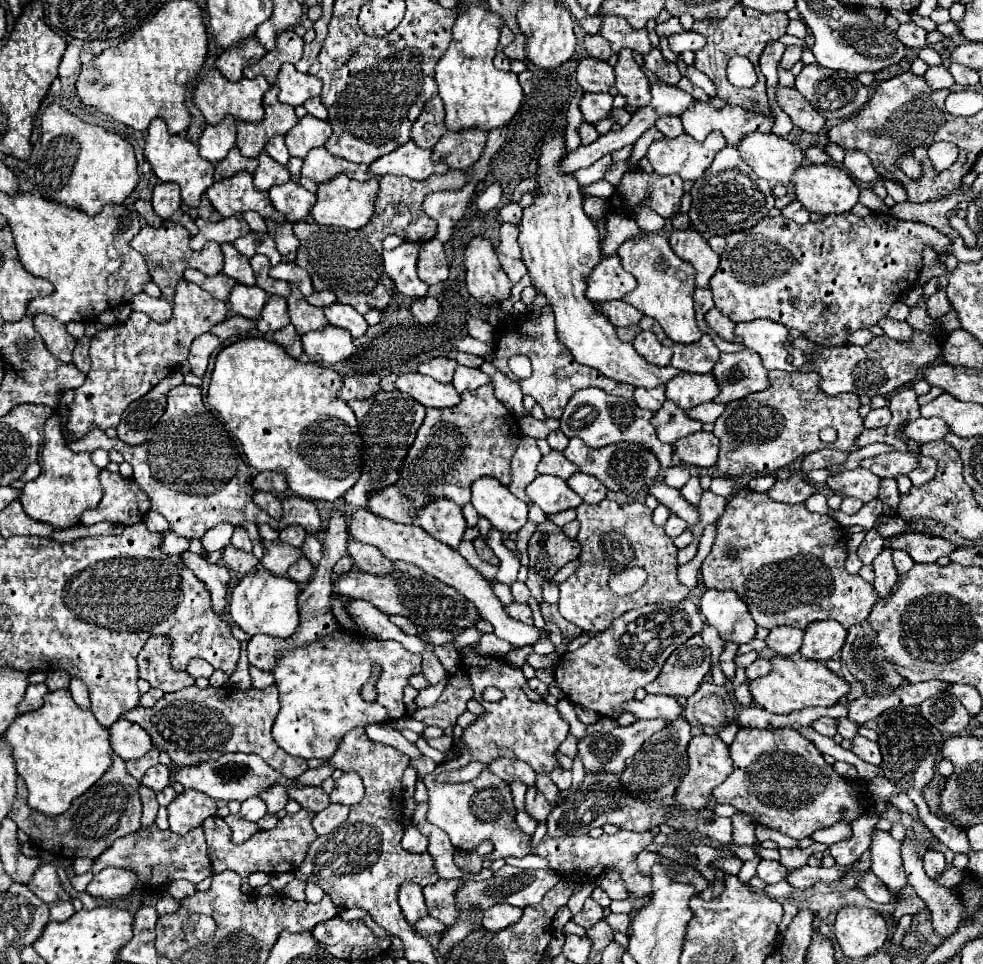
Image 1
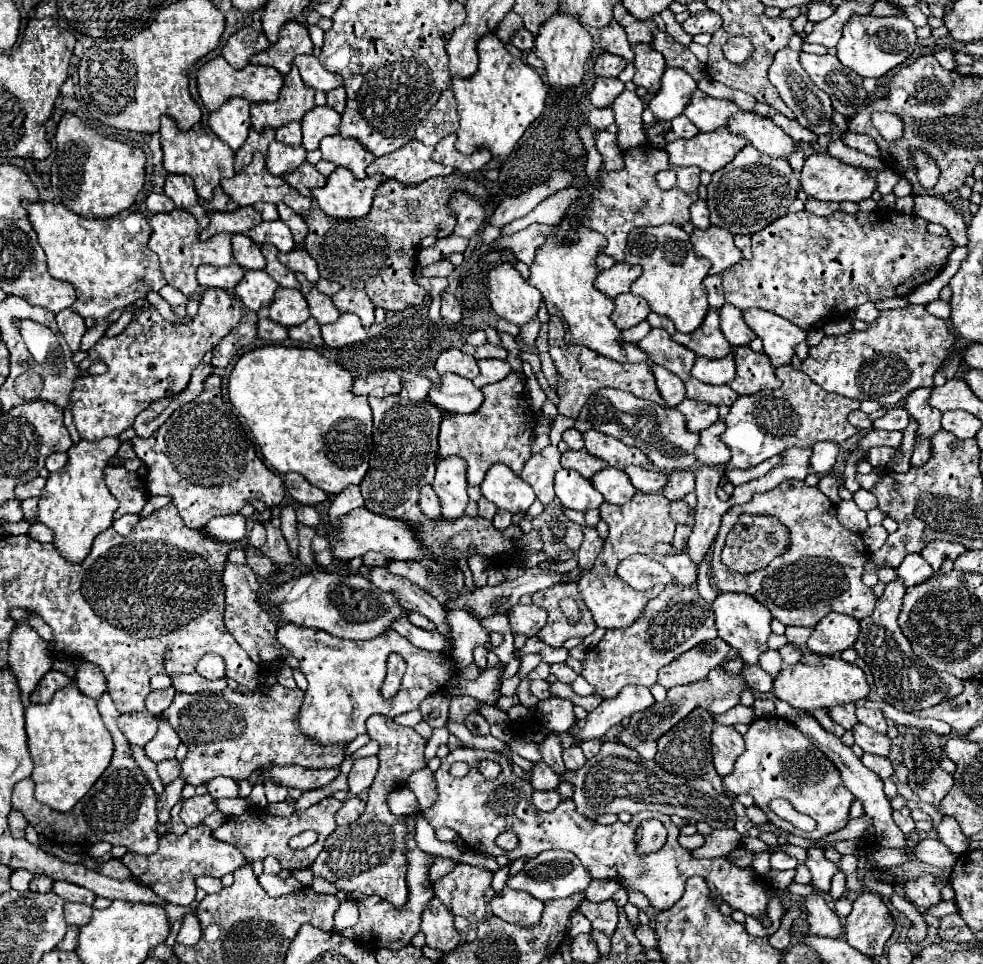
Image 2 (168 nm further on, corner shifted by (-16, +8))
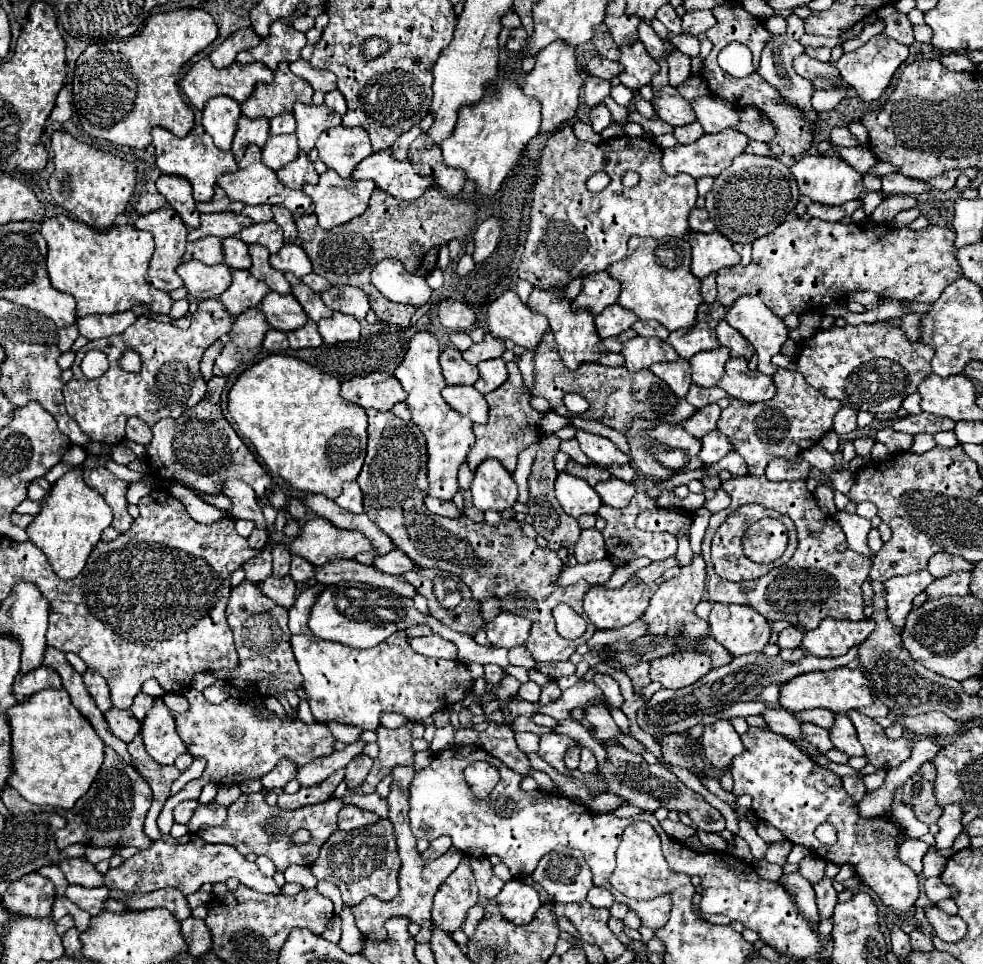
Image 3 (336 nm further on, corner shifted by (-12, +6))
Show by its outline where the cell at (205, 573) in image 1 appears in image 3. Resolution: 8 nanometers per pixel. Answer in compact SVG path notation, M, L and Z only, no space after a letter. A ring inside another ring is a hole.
M250 580L240 582L232 588L230 600L226 606L228 626L234 632L236 650L240 656L240 666L234 670L218 670L216 678L228 680L240 690L256 690L262 696L284 694L284 690L296 690L302 686L302 674L298 670L294 652L290 648L290 630L288 630L288 612L276 606L274 600L264 596Z

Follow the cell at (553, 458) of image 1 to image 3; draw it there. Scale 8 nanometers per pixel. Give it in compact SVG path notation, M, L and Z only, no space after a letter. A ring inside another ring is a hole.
M568 460L568 464L566 464L564 470L568 474L574 474L574 476L584 478L590 486L596 486L598 482L610 478L610 472L606 468L600 468L600 466L582 466L582 464L576 464L574 460Z

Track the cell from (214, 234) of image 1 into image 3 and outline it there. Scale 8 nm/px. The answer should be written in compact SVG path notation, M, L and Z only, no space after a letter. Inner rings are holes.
M218 212L218 214L200 214L200 228L190 230L188 240L198 240L204 236L218 236L228 238L236 236L232 230L244 230L248 224L252 224L250 218L244 218L242 214L234 212Z

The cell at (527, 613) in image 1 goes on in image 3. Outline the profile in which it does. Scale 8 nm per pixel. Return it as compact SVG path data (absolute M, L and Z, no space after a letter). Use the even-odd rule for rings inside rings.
M500 612L492 622L486 624L488 642L492 646L504 646L504 648L522 646L530 636L530 626L532 622L524 616Z

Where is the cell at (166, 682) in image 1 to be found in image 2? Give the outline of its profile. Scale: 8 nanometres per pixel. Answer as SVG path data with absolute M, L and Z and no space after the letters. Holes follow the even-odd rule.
M188 674L188 676L172 676L172 686L176 688L176 692L188 692L188 694L196 694L196 692L214 692L220 694L226 688L226 680L206 680L200 678L200 674Z

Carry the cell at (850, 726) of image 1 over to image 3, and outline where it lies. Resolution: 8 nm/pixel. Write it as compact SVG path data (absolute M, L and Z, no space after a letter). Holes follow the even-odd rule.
M814 708L814 710L804 710L804 712L794 712L802 722L812 722L822 728L832 728L832 720L836 718L834 712L824 712L824 708Z

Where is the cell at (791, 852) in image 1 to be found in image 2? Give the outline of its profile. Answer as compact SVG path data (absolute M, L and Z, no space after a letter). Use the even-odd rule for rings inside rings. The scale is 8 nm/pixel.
M810 848L808 850L808 858L806 858L806 866L808 870L812 872L812 884L818 892L826 894L830 890L830 882L832 882L832 876L836 872L840 872L840 866L826 860L824 858L824 852L820 848Z

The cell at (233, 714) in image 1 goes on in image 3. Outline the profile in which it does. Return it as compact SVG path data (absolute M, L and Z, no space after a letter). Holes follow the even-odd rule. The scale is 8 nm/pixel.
M188 688L184 696L186 696L190 708L182 714L174 714L176 732L184 740L188 754L200 756L206 760L206 768L198 780L188 782L176 796L166 800L160 816L158 816L158 828L162 834L170 834L170 828L174 824L172 810L184 800L190 800L190 798L198 800L202 788L208 782L226 784L226 786L240 784L250 778L262 778L280 760L292 760L296 766L304 766L304 764L312 762L314 758L328 756L330 752L334 752L336 738L332 736L330 728L326 724L318 724L318 722L314 722L314 724L302 722L298 718L298 708L292 708L294 718L290 718L288 714L284 718L278 718L276 712L272 712L272 710L264 712L262 708L250 706L248 702L232 698L232 696L218 706L210 704L202 696L202 692L198 692L194 688Z

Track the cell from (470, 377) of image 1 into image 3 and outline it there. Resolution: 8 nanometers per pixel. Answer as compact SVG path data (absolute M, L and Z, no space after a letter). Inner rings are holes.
M500 358L498 360L486 360L484 364L478 364L478 370L480 370L480 378L474 384L474 388L480 394L488 394L488 392L496 390L498 386L502 386L506 382L506 376L508 376L506 366Z

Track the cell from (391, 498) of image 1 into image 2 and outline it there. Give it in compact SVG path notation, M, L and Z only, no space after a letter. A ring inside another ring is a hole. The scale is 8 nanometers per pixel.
M424 486L420 490L420 508L424 510L424 514L428 514L430 518L438 518L440 516L440 498L436 496L436 492L432 490L432 486Z

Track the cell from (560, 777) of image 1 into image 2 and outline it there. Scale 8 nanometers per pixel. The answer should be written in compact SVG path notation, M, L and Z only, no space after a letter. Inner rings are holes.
M578 744L564 750L564 764L566 764L568 770L570 770L570 768L572 768L572 770L580 768L580 766L584 766L584 762L586 762L586 758L584 758L584 752L582 752L582 748L580 748Z

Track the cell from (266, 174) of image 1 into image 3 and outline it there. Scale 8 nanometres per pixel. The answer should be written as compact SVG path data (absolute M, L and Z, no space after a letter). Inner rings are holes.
M294 134L270 136L266 146L262 148L262 160L274 172L284 168L286 164L290 164L290 160L296 160L298 154L300 154L300 146L298 146L298 140Z

